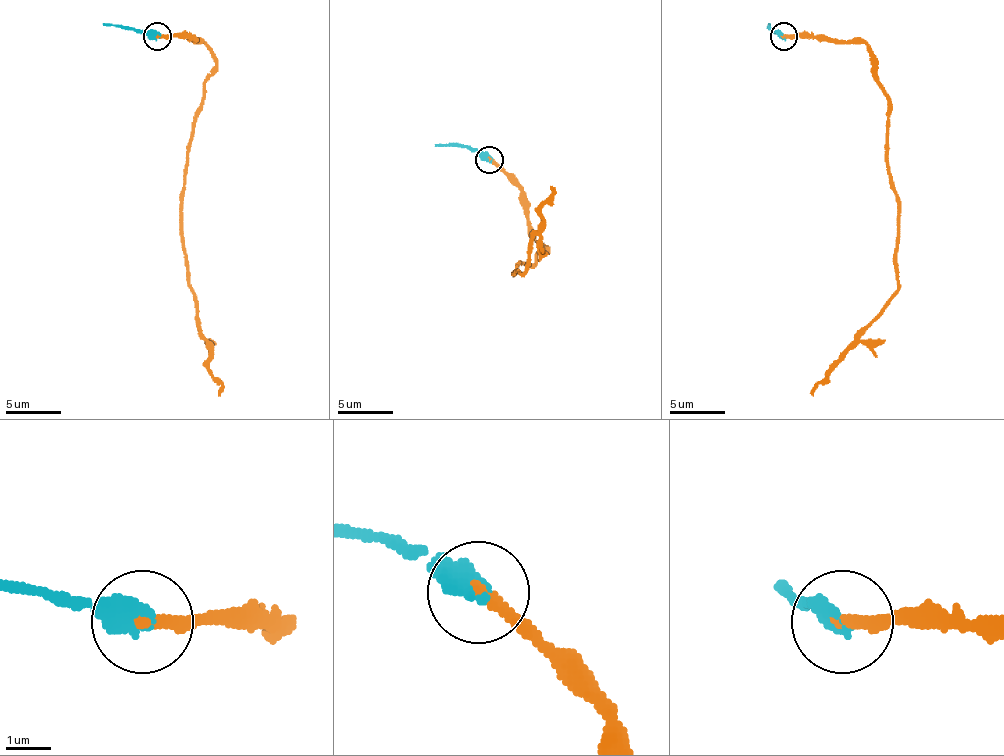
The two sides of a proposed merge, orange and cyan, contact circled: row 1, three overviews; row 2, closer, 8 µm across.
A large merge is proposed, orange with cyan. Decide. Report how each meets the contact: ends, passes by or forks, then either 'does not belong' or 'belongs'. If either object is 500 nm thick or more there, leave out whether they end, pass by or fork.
orange ends; cyan ends; belongs

